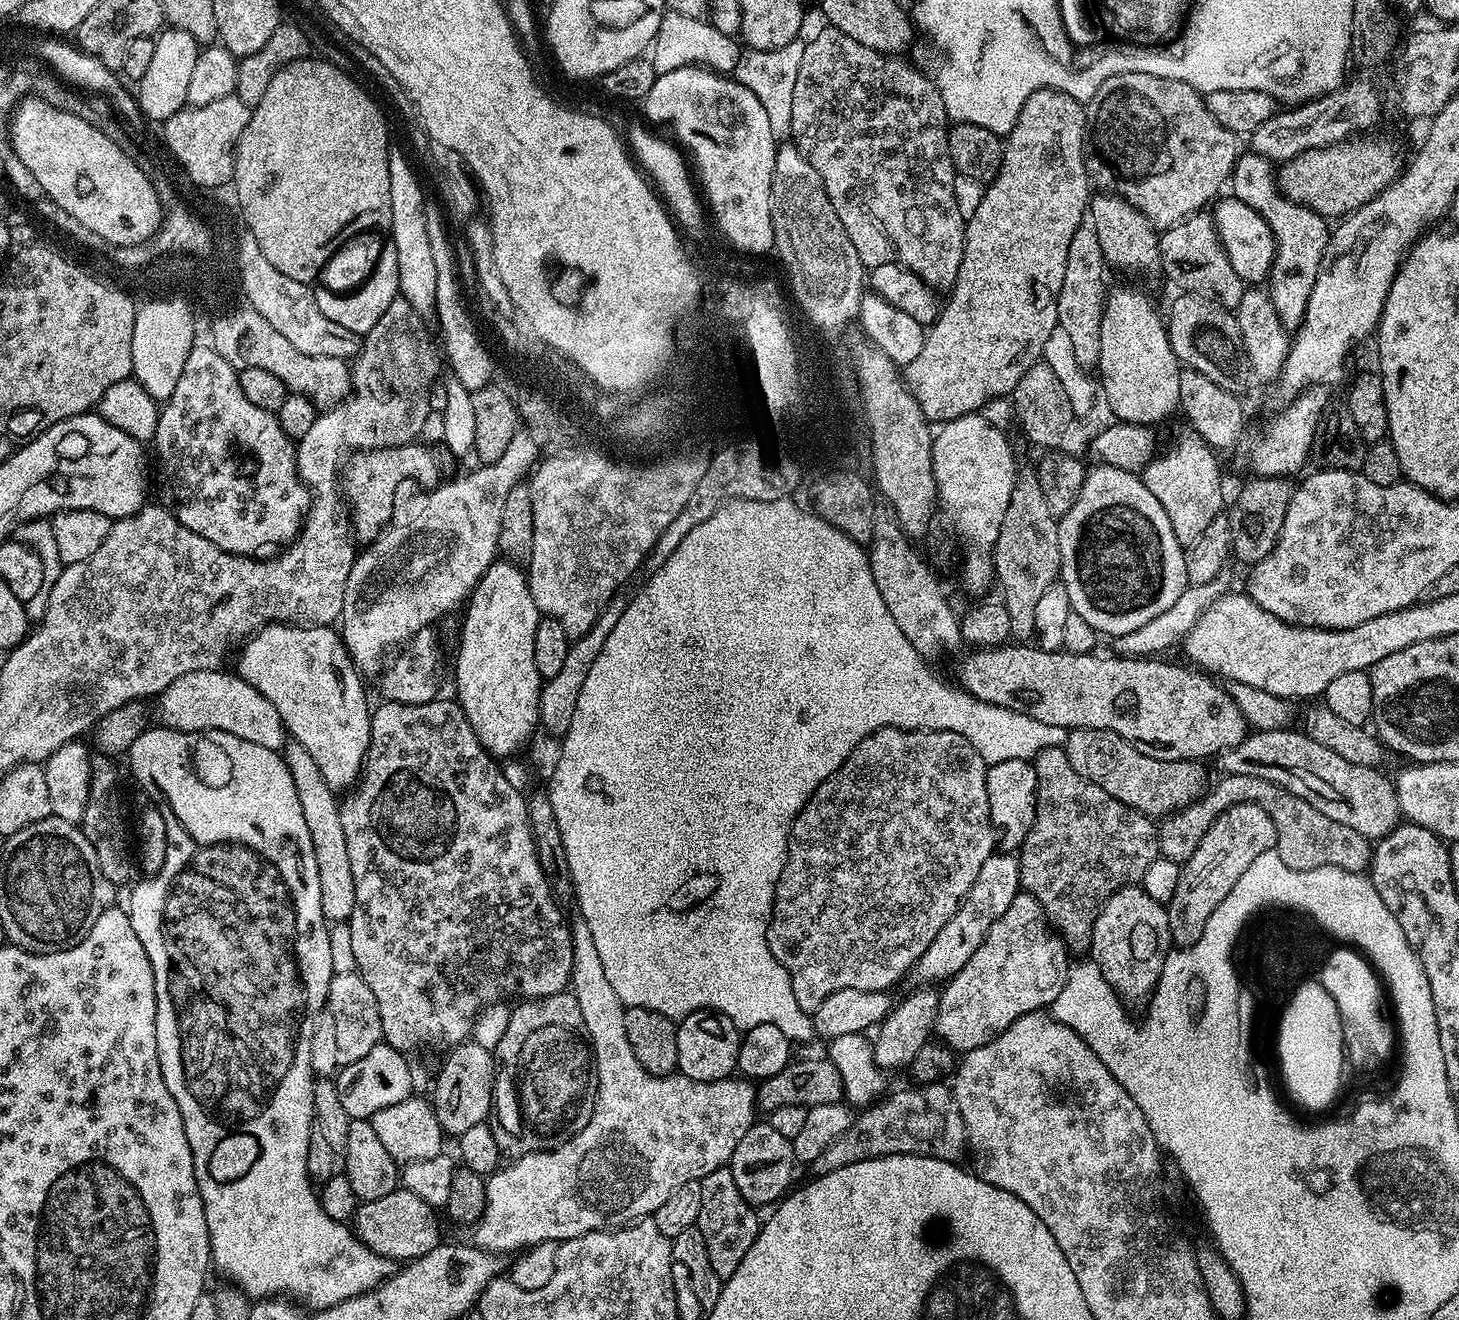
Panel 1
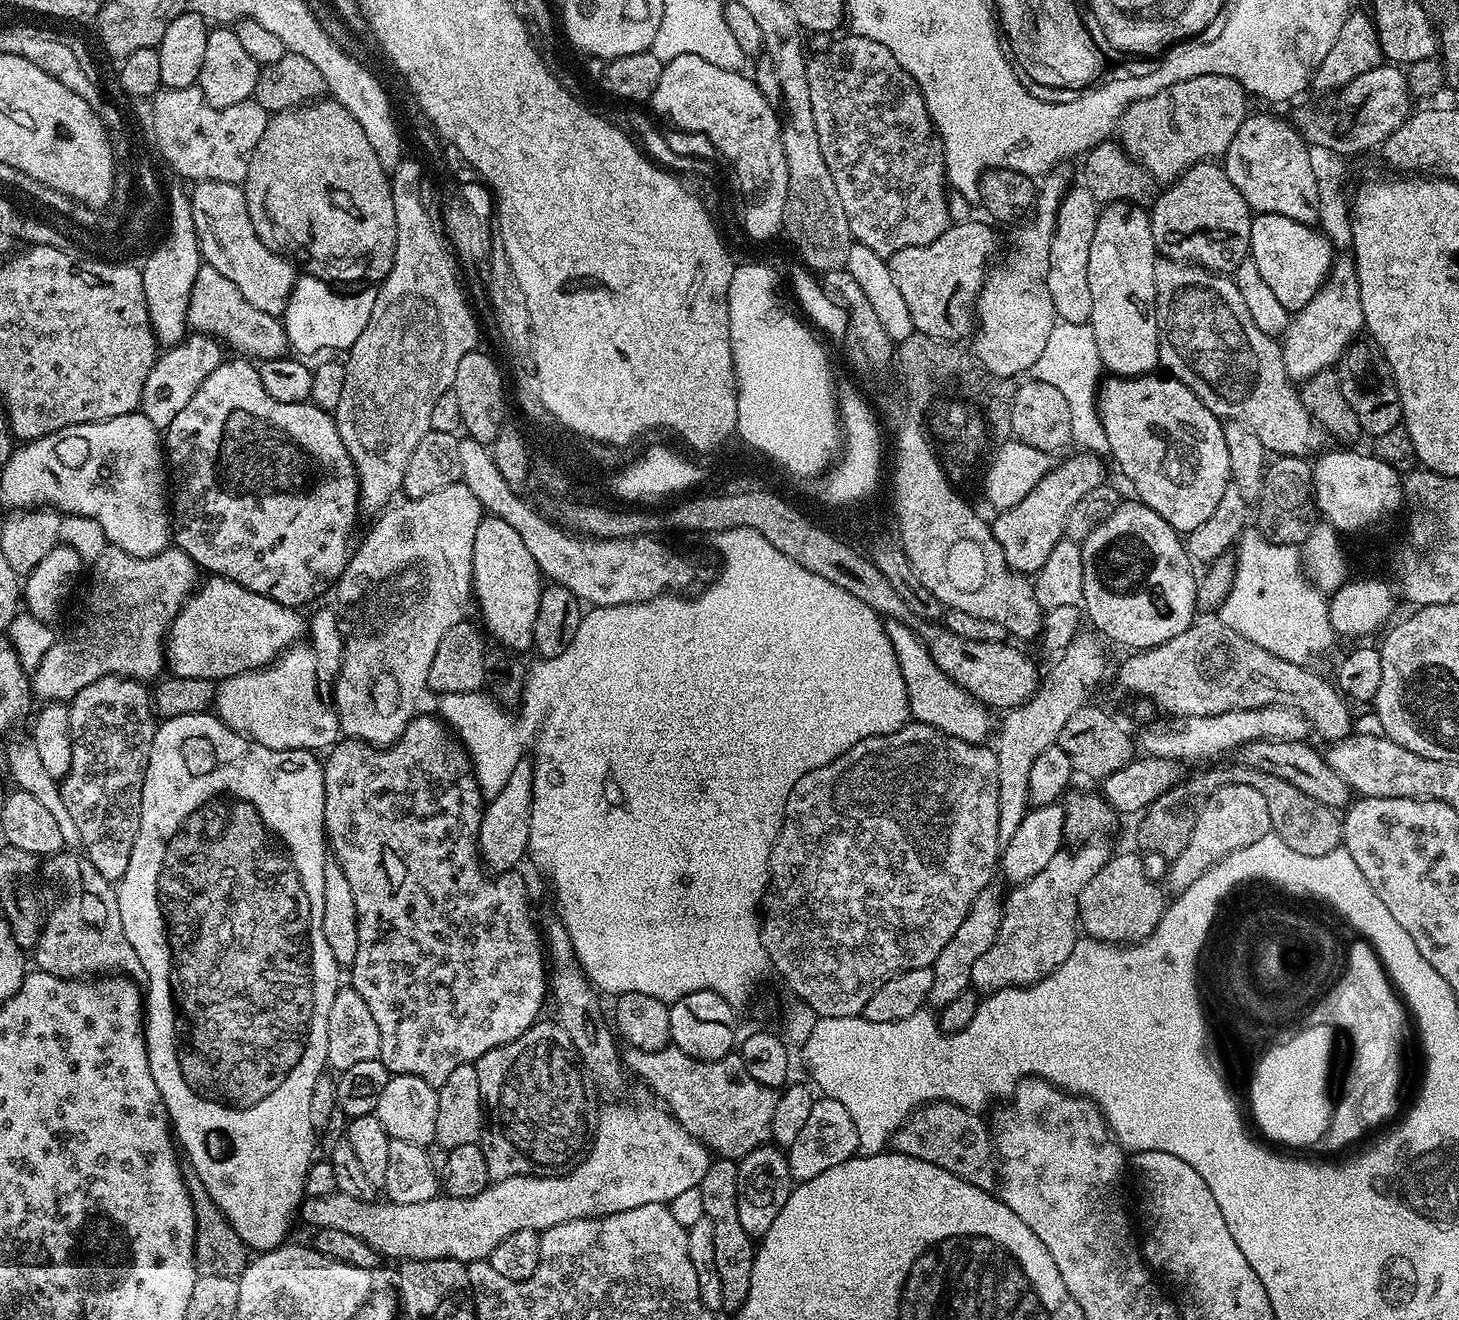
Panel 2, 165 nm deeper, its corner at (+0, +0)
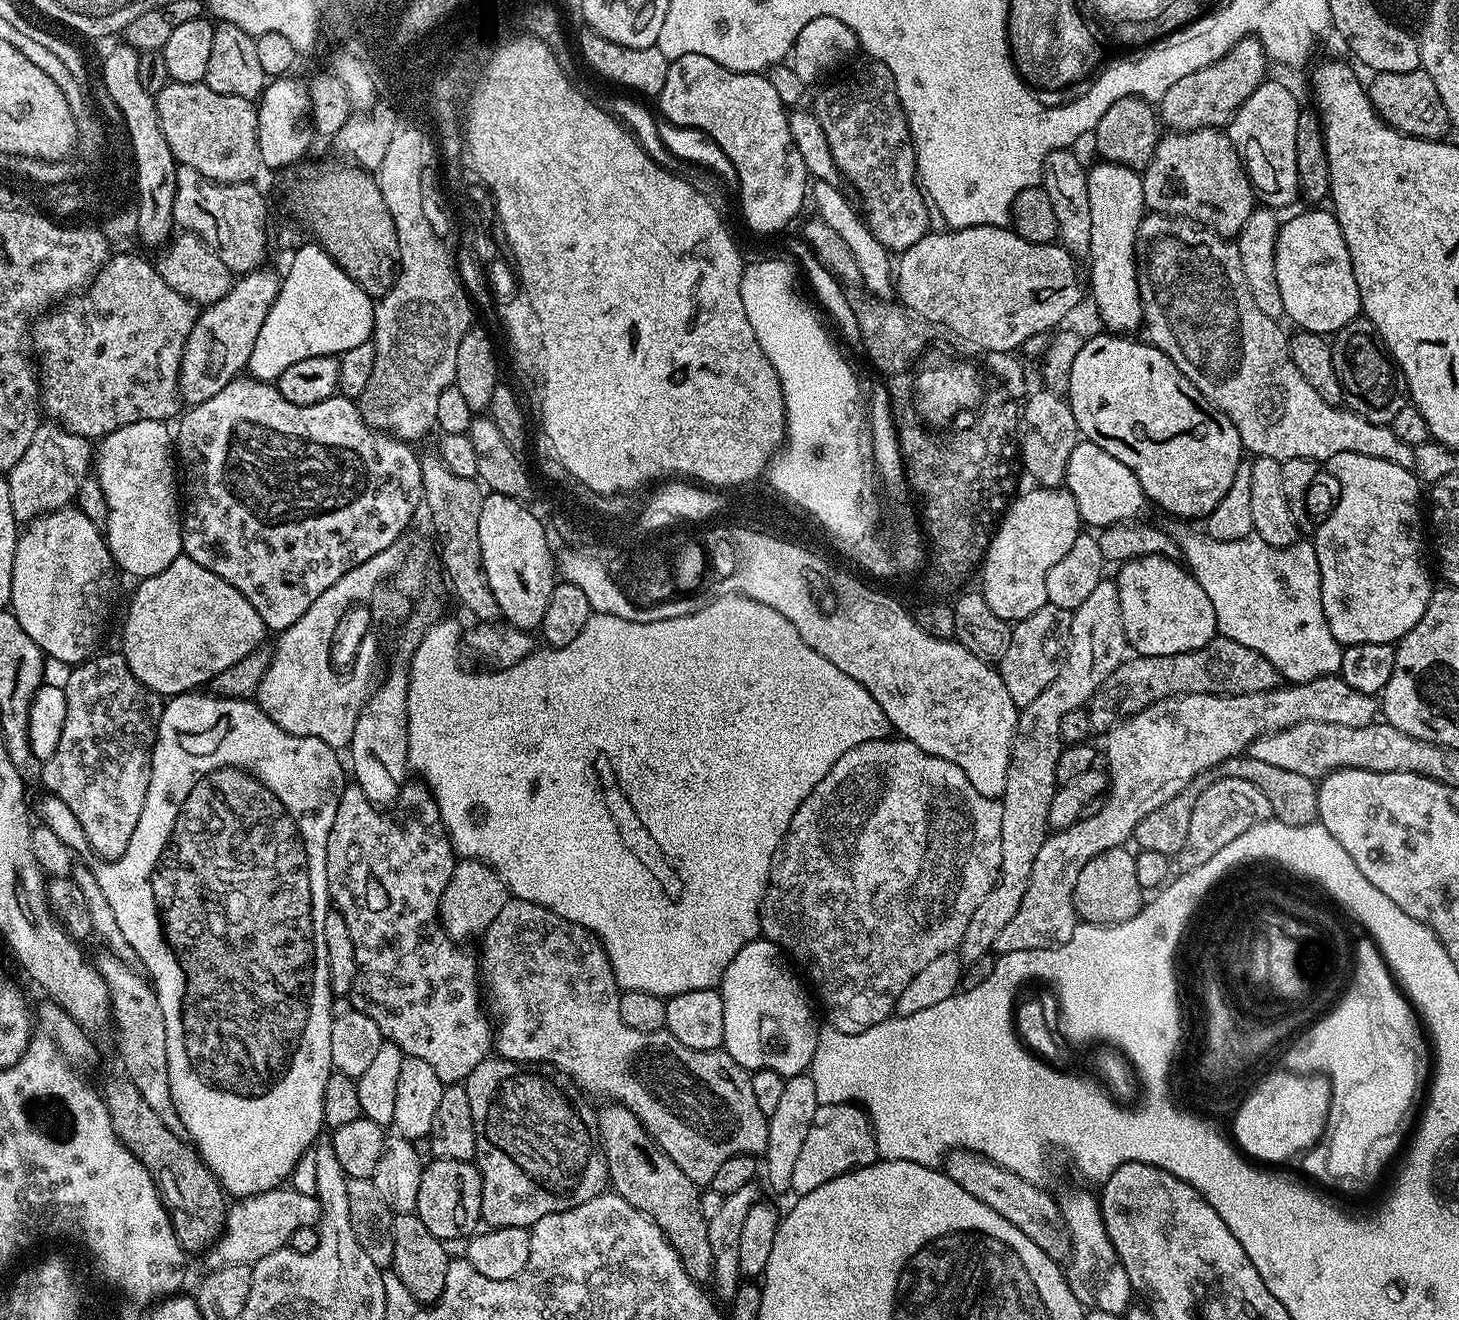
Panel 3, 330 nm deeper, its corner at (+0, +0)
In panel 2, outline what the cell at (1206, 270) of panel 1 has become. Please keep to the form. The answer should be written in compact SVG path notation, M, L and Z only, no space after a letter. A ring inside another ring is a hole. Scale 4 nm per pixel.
M1216 162L1195 164L1190 170L1167 185L1168 188L1159 193L1155 204L1151 205L1152 233L1156 243L1157 253L1161 257L1183 262L1185 264L1199 264L1201 268L1207 268L1210 272L1221 274L1235 273L1242 261L1249 259L1250 253L1250 226L1254 215L1253 209L1248 207L1246 198L1230 182L1223 167Z

